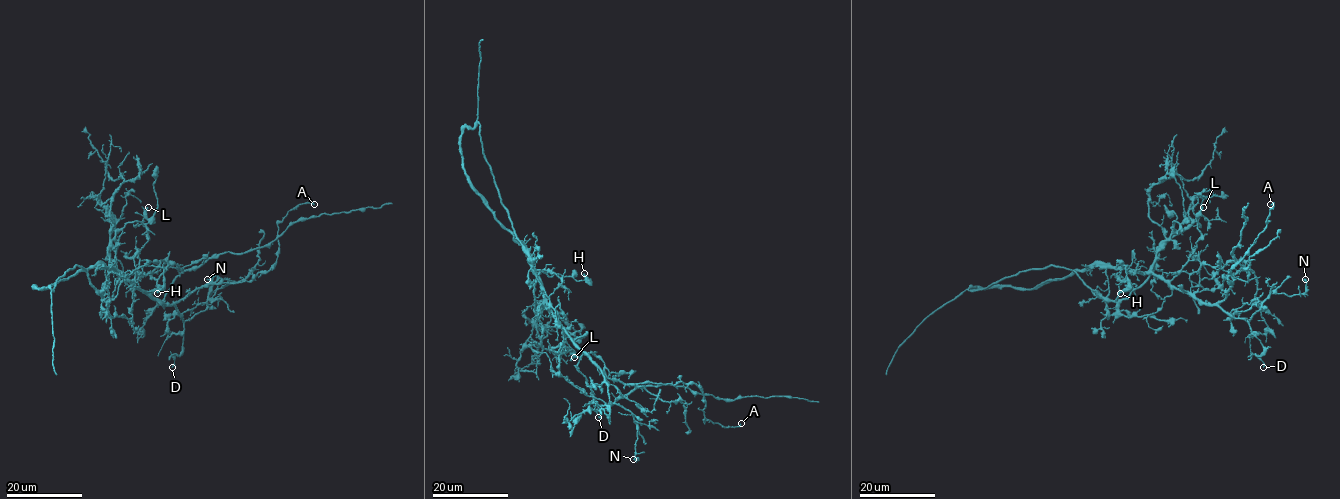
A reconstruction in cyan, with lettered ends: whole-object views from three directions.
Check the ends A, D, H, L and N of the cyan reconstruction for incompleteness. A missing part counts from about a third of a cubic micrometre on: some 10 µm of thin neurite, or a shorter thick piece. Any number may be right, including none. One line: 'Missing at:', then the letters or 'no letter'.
Missing at: no letter

